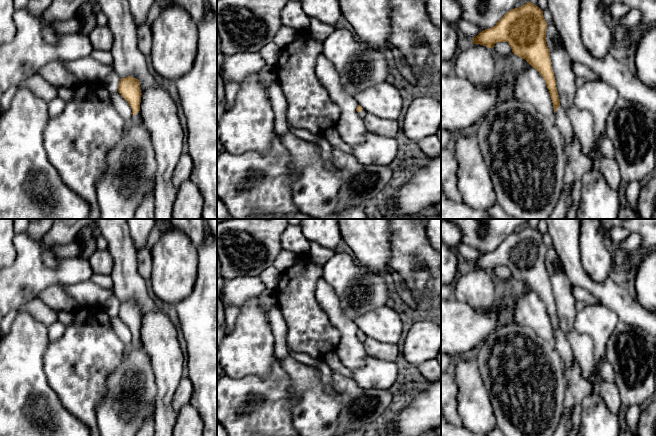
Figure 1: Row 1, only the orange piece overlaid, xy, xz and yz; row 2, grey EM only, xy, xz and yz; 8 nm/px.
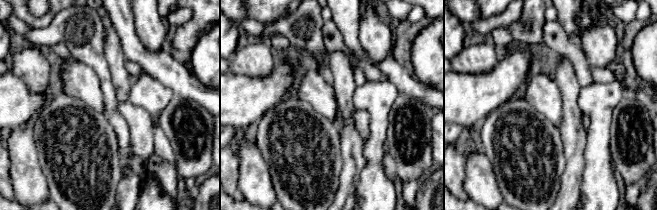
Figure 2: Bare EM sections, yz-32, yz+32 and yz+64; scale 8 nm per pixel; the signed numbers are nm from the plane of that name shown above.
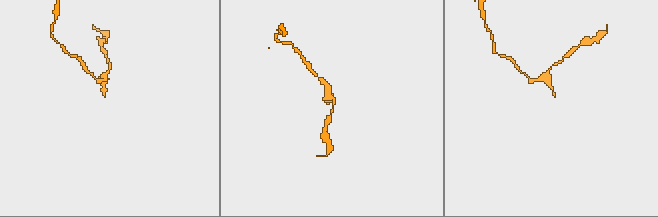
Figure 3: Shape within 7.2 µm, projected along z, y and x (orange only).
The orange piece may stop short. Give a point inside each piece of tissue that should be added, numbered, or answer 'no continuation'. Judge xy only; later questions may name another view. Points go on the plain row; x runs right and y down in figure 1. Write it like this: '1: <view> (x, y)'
1: xy (136, 343)

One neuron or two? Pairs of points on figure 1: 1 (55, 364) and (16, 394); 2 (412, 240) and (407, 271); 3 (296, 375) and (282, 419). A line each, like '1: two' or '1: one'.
1: two
2: one
3: two

